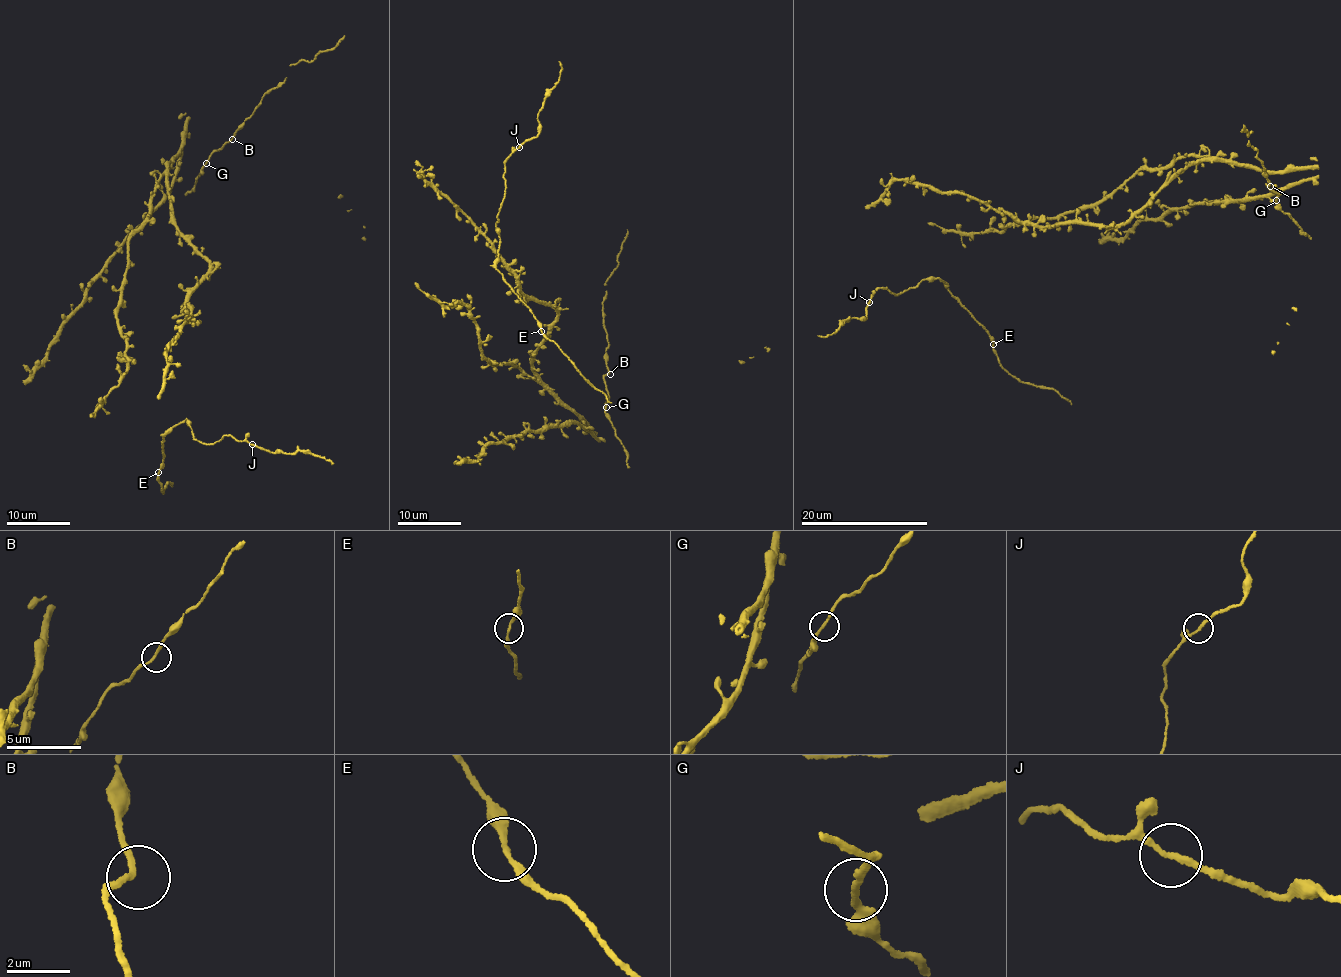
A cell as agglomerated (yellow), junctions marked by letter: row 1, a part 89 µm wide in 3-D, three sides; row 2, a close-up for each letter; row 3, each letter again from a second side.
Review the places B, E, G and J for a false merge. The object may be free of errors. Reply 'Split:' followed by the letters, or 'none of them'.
Split: none of them

